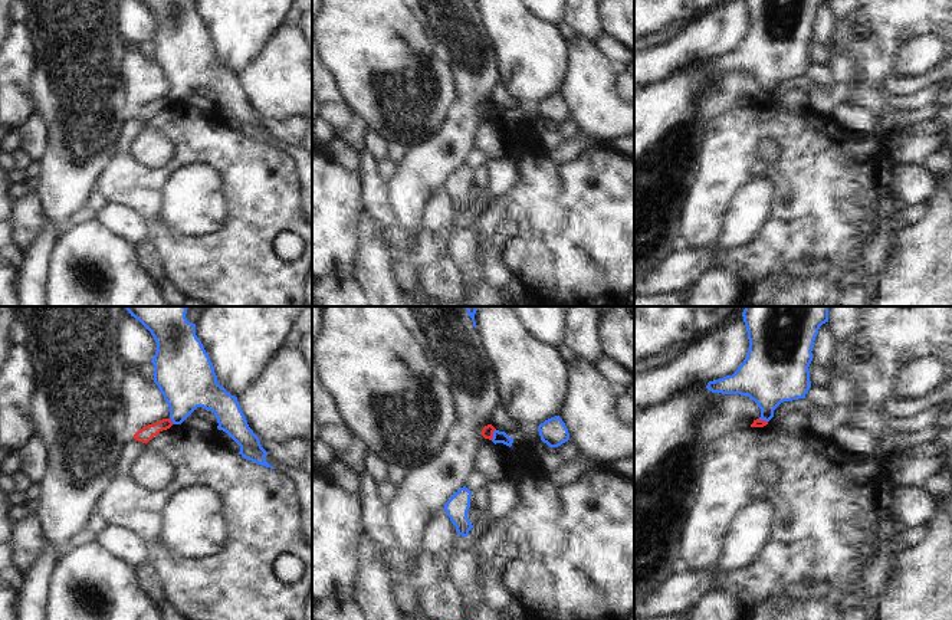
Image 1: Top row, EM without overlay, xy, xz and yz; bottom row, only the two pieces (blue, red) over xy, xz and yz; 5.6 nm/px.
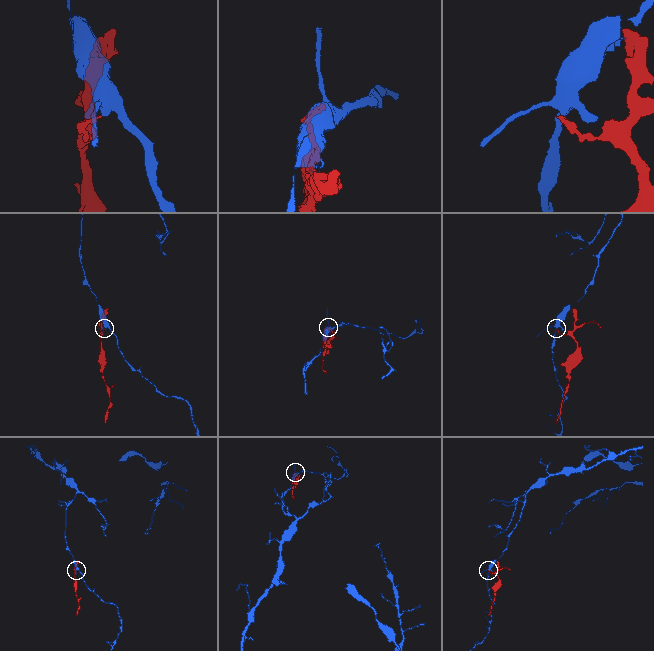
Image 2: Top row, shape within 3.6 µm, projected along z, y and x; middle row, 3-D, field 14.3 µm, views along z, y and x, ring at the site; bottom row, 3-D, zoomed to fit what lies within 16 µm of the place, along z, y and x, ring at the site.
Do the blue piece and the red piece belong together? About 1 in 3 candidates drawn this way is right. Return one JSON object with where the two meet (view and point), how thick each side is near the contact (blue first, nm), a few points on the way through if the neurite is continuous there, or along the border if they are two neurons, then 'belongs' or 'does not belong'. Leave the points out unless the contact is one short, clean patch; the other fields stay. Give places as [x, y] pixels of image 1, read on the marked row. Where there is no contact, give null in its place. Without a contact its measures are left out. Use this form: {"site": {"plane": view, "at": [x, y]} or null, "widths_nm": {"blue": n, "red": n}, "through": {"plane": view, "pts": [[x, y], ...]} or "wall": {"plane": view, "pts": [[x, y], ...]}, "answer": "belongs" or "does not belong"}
{"site": {"plane": "xz", "at": [493, 435]}, "widths_nm": {"blue": 60, "red": 70}, "wall": {"plane": "xz", "pts": [[495, 429], [491, 439]]}, "answer": "does not belong"}

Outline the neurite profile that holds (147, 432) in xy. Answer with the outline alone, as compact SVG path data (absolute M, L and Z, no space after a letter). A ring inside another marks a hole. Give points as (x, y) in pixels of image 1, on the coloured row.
M163 419L154 424L144 426L134 434L134 439L142 443L148 443L154 436L157 436L163 430L170 429L171 426L173 421L170 419Z

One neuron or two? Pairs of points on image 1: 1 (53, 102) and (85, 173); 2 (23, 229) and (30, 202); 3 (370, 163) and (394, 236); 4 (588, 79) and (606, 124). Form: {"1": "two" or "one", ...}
{"1": "one", "2": "one", "3": "one", "4": "one"}

